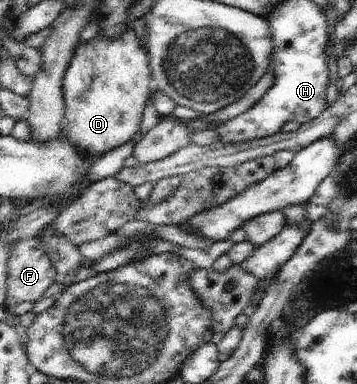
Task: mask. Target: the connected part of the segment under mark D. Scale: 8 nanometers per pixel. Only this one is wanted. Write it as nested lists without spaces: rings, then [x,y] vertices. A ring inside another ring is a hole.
[[[134,29],[118,42],[98,36],[87,44],[80,45],[67,70],[63,86],[67,106],[65,127],[68,129],[68,136],[71,137],[72,142],[77,143],[78,148],[86,151],[86,154],[92,156],[95,161],[132,142],[142,130],[146,108],[153,96],[153,81],[151,56],[142,47],[140,36],[134,32]]]

